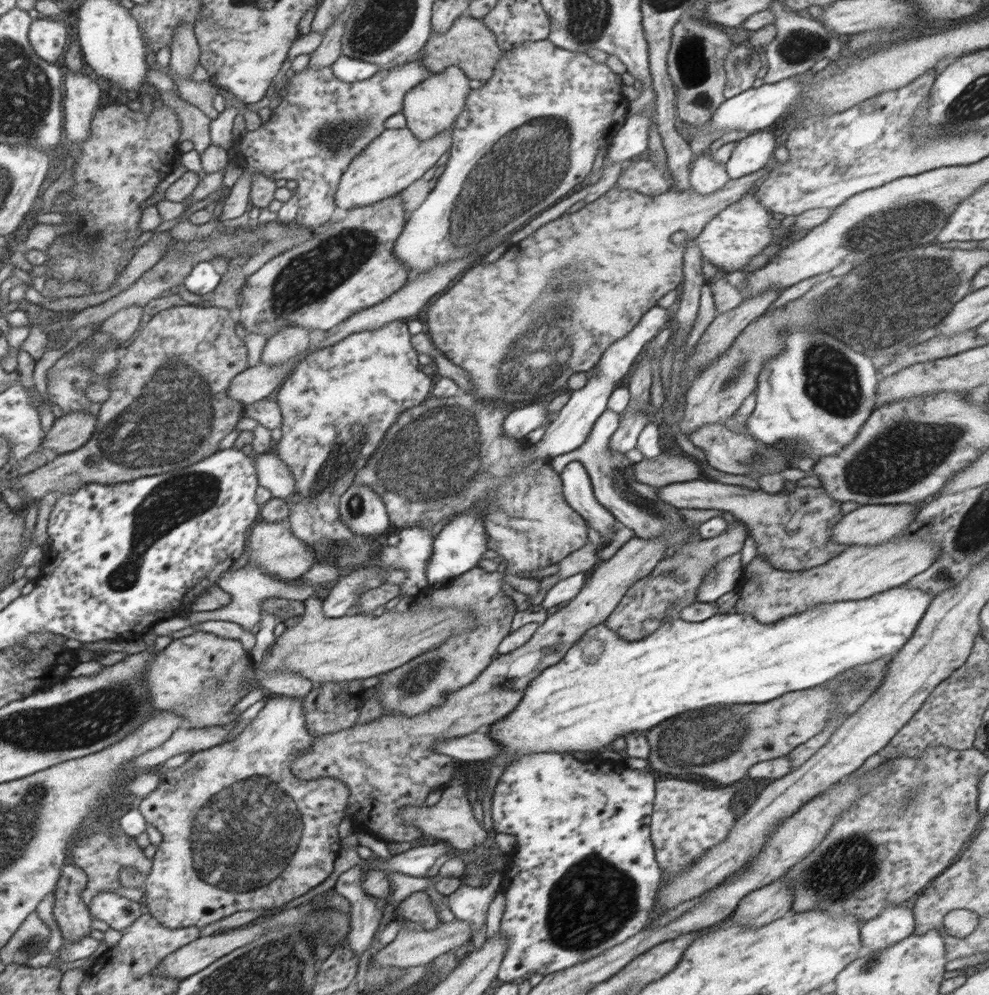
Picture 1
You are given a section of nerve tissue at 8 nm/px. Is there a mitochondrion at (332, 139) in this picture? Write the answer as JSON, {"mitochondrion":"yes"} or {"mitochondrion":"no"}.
{"mitochondrion":"yes"}

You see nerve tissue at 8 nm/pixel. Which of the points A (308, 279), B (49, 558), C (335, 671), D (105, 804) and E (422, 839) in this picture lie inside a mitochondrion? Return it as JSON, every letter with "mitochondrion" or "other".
{"A":"mitochondrion","B":"other","C":"other","D":"other","E":"other"}

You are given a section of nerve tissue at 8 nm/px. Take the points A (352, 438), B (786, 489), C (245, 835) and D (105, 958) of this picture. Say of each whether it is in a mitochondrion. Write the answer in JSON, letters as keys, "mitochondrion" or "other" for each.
{"A":"mitochondrion","B":"other","C":"mitochondrion","D":"other"}

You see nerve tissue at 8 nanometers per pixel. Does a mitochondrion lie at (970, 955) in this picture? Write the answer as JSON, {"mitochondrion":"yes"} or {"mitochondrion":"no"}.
{"mitochondrion":"no"}

